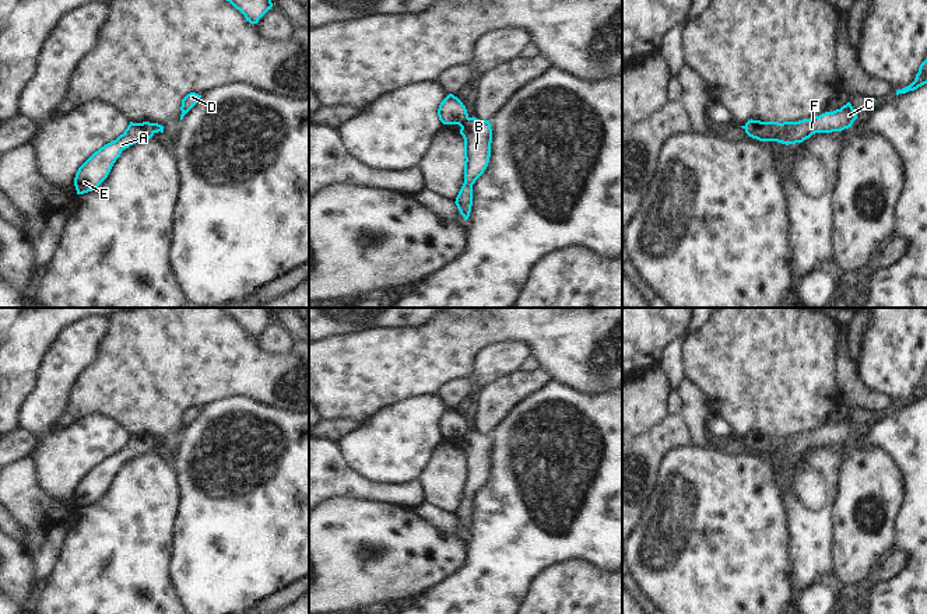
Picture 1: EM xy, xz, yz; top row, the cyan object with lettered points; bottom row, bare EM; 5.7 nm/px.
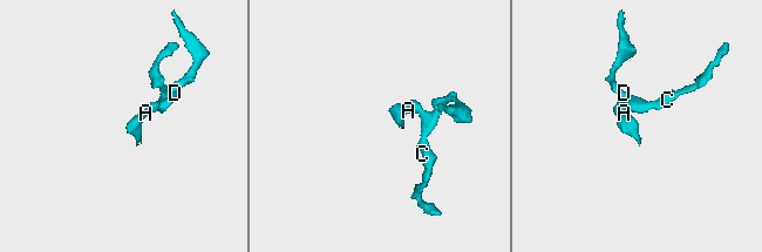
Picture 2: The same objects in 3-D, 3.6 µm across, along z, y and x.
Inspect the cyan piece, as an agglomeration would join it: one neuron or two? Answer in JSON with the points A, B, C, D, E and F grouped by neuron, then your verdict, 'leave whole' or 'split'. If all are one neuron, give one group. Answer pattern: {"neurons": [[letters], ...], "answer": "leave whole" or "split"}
{"neurons": [["A", "E"], ["B", "C", "D", "F"]], "answer": "split"}

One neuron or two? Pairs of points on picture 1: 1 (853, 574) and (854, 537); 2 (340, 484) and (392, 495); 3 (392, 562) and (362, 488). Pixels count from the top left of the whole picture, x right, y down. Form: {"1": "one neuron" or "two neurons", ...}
{"1": "one neuron", "2": "one neuron", "3": "two neurons"}

